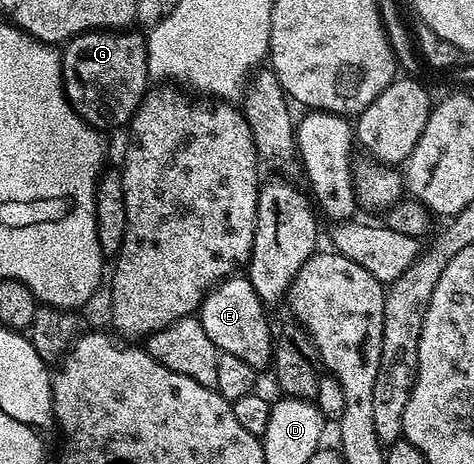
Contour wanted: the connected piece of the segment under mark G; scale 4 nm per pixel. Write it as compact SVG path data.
M121 28L87 30L69 39L60 51L65 95L74 110L101 132L112 126L121 126L124 122L125 125L132 123L133 113L145 99L151 82L146 35L129 33L133 32Z

